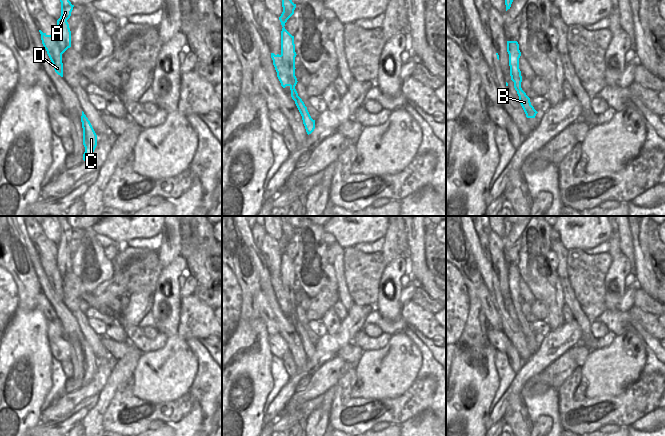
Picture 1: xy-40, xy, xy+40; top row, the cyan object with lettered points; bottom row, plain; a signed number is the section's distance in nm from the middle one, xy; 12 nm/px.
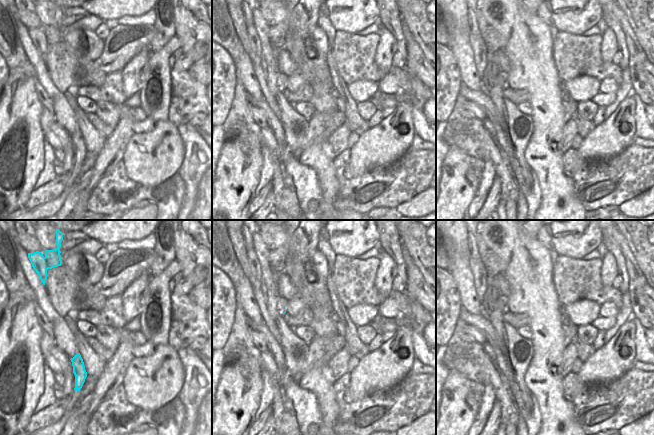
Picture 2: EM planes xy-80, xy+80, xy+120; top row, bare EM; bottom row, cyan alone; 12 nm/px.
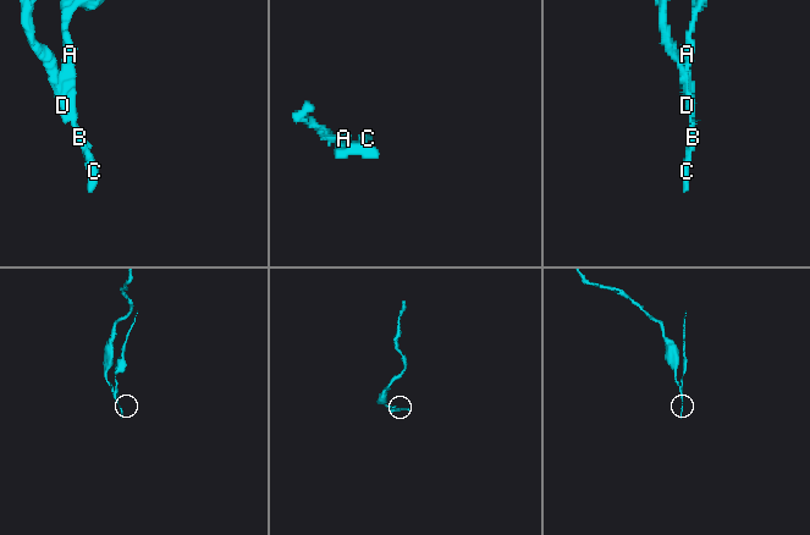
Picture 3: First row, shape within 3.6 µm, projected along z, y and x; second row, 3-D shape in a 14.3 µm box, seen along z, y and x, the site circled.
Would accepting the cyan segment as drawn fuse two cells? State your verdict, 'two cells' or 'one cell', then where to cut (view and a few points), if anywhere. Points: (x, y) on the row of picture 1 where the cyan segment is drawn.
two cells; cut xy (281, 54), (285, 66), (289, 70), (292, 84), (291, 91)

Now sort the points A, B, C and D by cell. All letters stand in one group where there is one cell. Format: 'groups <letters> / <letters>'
groups A B C / D

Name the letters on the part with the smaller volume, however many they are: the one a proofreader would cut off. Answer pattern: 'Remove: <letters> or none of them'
Remove: A, B, C.

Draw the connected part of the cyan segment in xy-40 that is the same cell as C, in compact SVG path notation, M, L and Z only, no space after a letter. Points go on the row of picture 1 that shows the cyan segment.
M83 111L81 116L81 122L83 128L83 145L85 147L83 160L87 161L92 156L97 146L97 135Z

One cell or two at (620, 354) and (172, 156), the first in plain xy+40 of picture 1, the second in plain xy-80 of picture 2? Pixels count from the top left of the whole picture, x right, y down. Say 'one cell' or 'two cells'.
one cell

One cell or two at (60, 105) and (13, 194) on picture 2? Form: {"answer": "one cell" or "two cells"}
{"answer": "two cells"}

